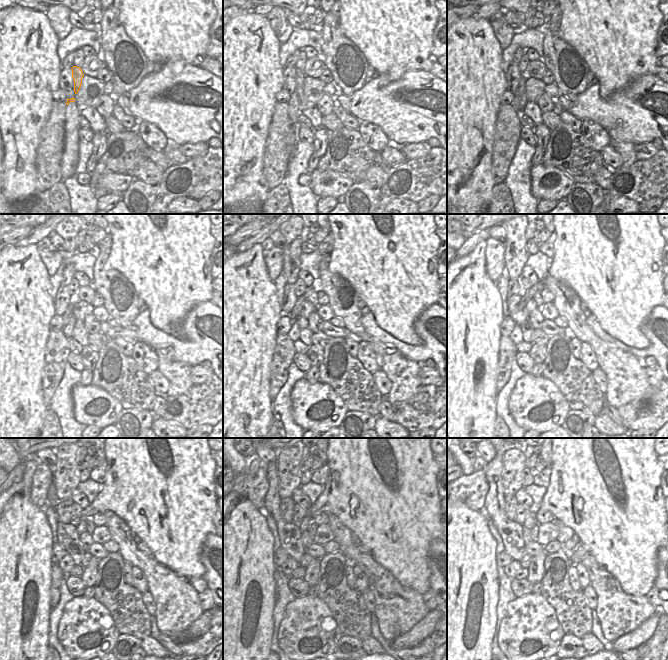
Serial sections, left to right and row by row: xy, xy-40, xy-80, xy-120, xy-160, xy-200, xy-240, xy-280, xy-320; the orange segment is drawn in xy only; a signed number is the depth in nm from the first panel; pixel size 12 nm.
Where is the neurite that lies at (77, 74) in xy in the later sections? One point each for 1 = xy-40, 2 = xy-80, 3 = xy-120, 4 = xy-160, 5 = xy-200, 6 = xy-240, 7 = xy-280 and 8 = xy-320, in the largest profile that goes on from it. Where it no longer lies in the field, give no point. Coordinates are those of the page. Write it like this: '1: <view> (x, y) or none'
1: xy-40 (300, 75)
2: xy-80 (524, 76)
3: xy-120 (68, 329)
4: xy-160 (293, 333)
5: xy-200 (516, 336)
6: xy-240 (66, 564)
7: xy-280 (290, 565)
8: xy-320 (510, 570)

